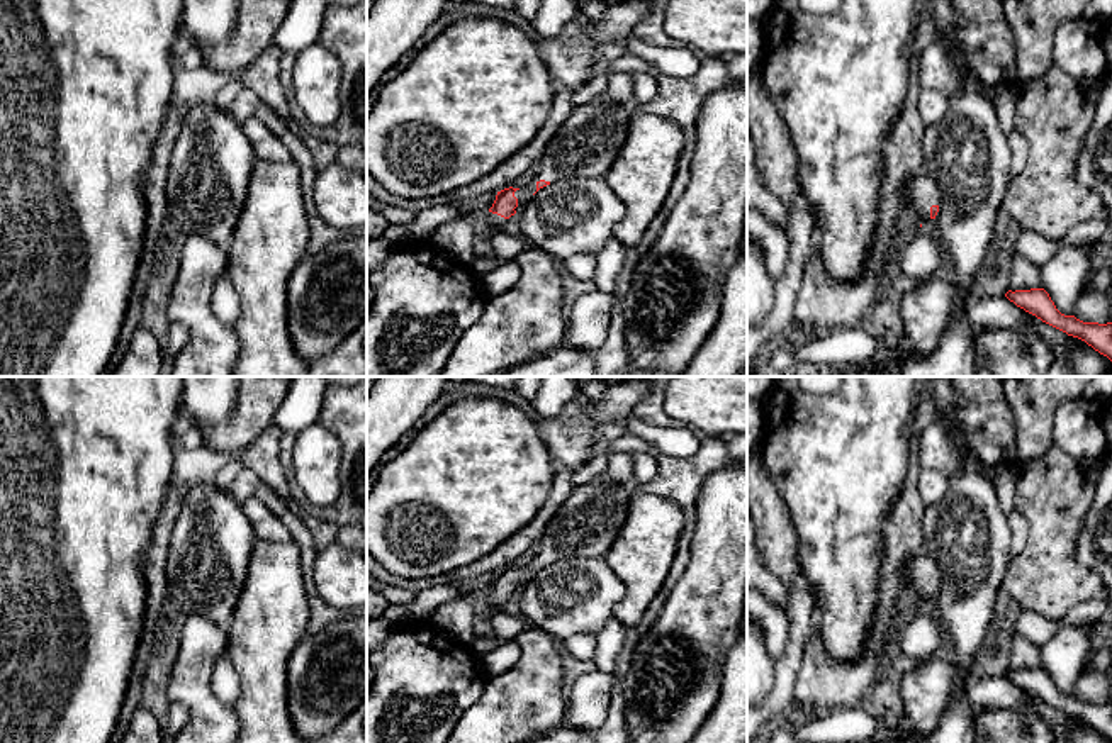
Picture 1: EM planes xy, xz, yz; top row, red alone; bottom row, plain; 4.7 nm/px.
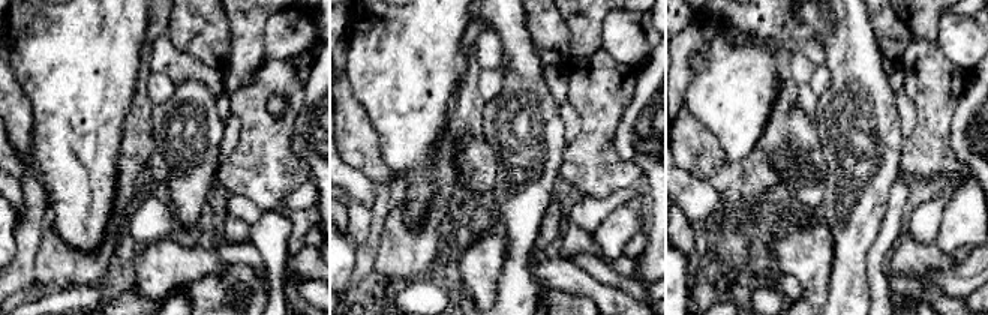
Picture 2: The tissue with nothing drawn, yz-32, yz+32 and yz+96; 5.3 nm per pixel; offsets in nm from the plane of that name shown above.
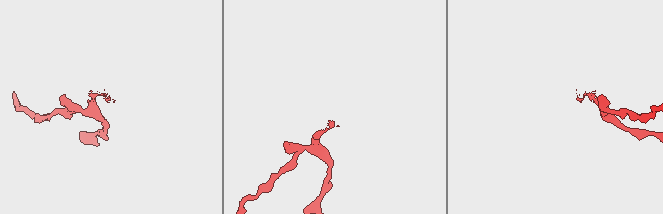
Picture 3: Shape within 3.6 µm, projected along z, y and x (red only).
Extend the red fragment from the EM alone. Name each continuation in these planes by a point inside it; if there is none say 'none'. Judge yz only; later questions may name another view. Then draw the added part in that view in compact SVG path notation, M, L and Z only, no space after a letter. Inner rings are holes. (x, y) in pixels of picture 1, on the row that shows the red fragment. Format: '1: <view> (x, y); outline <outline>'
1: yz (922, 192); outline M929 175L907 182L907 209L920 224L930 221L930 207L941 205L941 200L942 193Z

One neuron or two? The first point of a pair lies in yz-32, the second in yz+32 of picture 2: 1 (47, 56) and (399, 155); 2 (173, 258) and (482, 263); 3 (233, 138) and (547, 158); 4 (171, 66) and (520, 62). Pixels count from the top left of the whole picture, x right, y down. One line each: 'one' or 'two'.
1: one
2: one
3: two
4: two

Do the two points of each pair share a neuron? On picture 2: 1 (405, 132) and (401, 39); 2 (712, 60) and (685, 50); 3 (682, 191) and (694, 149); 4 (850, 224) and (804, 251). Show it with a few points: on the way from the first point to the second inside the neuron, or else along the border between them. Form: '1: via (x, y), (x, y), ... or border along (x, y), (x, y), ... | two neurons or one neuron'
1: via (405, 110), (404, 62) | one neuron
2: border along (705, 20), (718, 33), (693, 57), (687, 89) | two neurons
3: border along (681, 167), (717, 191) | two neurons
4: border along (823, 222), (831, 236), (831, 270) | two neurons

